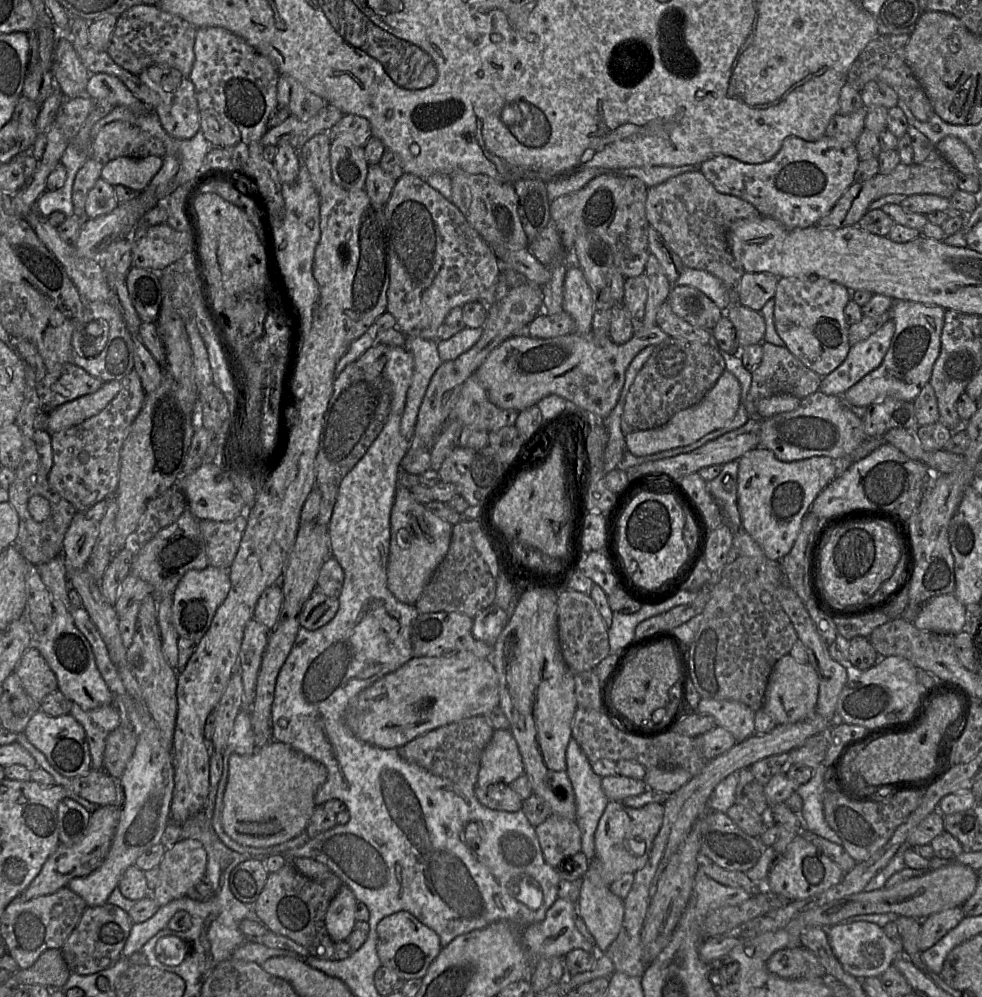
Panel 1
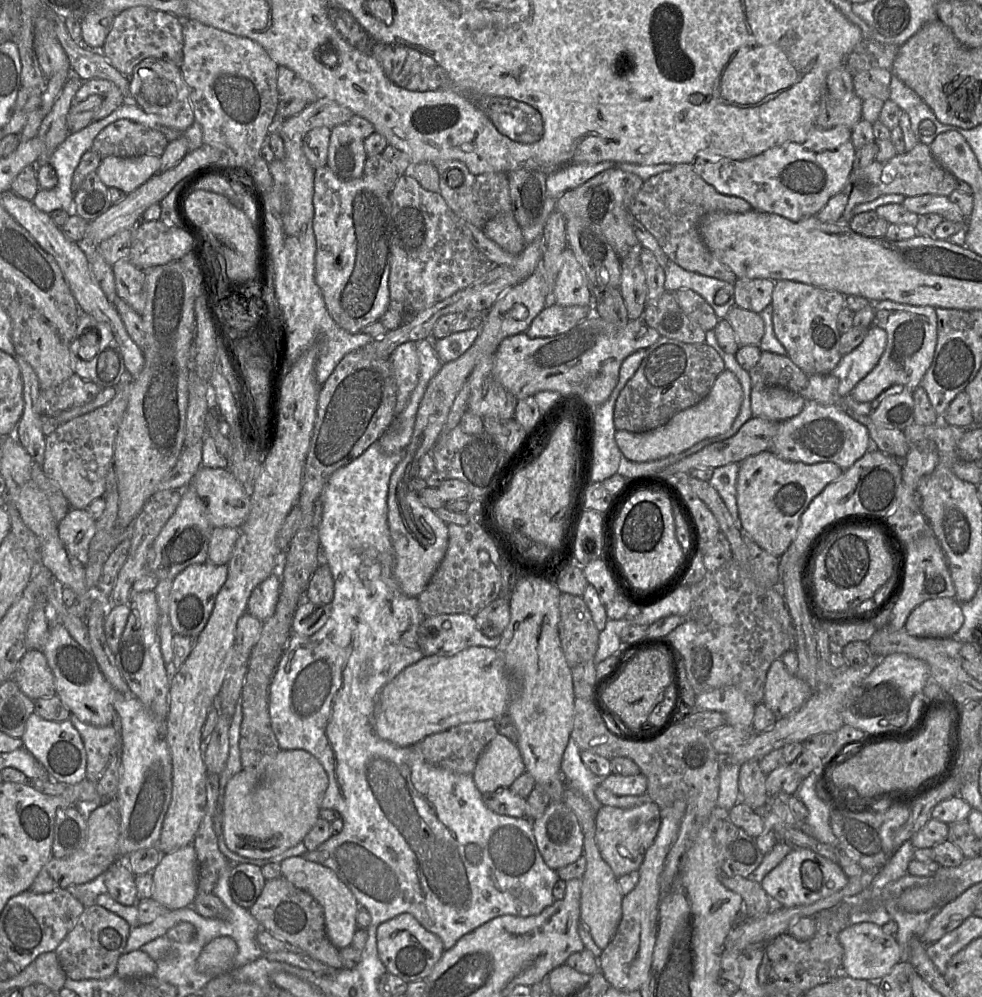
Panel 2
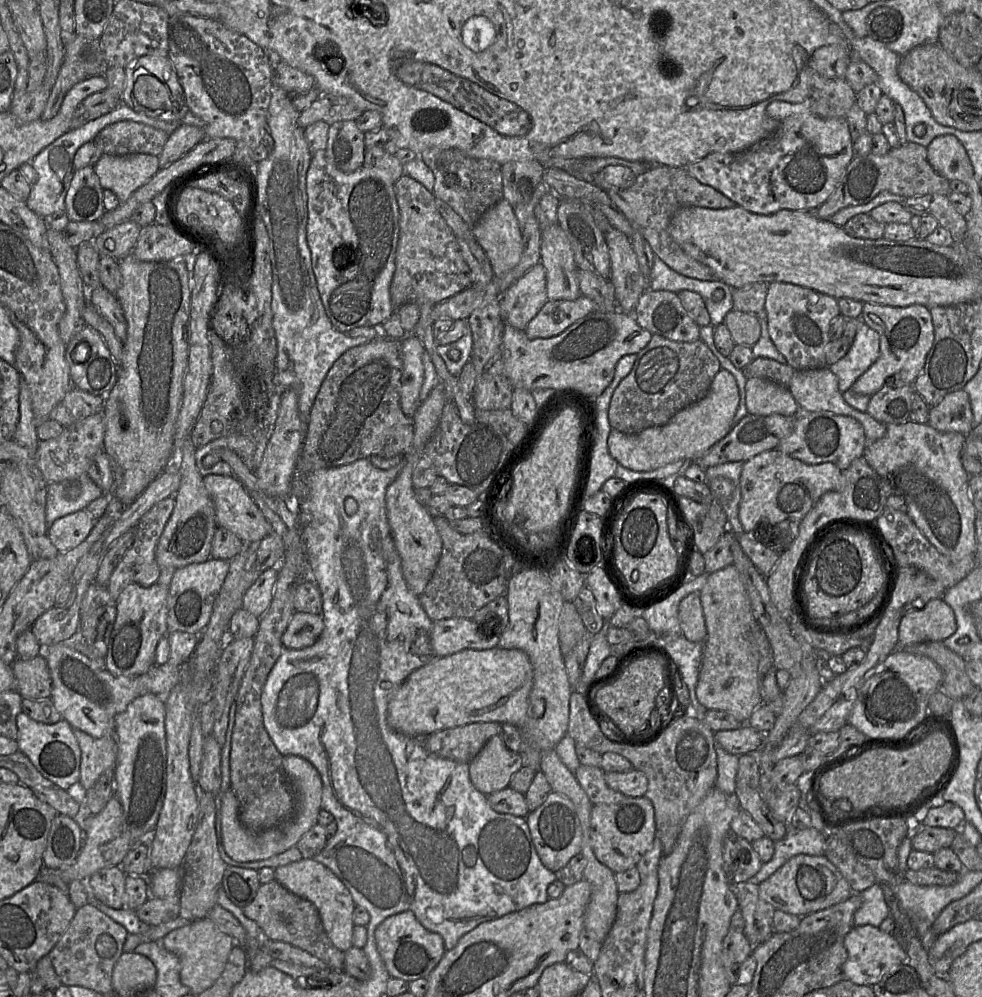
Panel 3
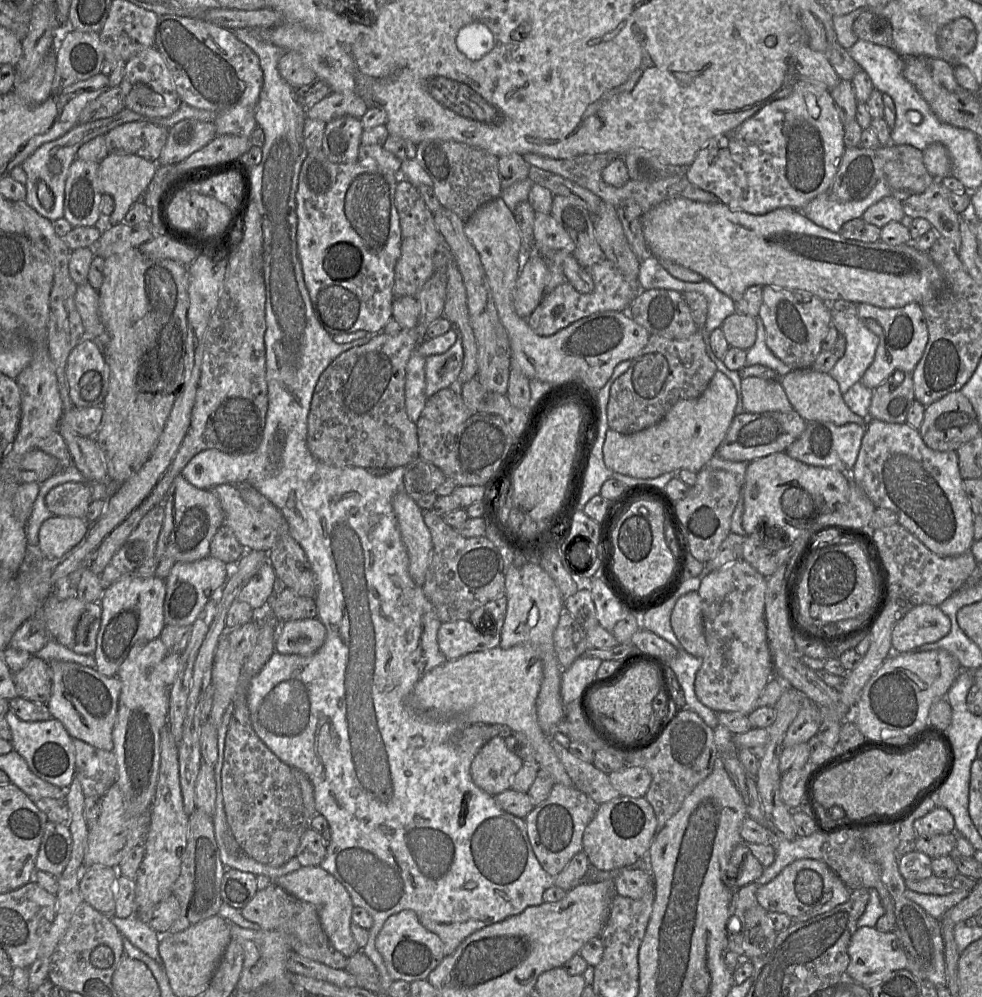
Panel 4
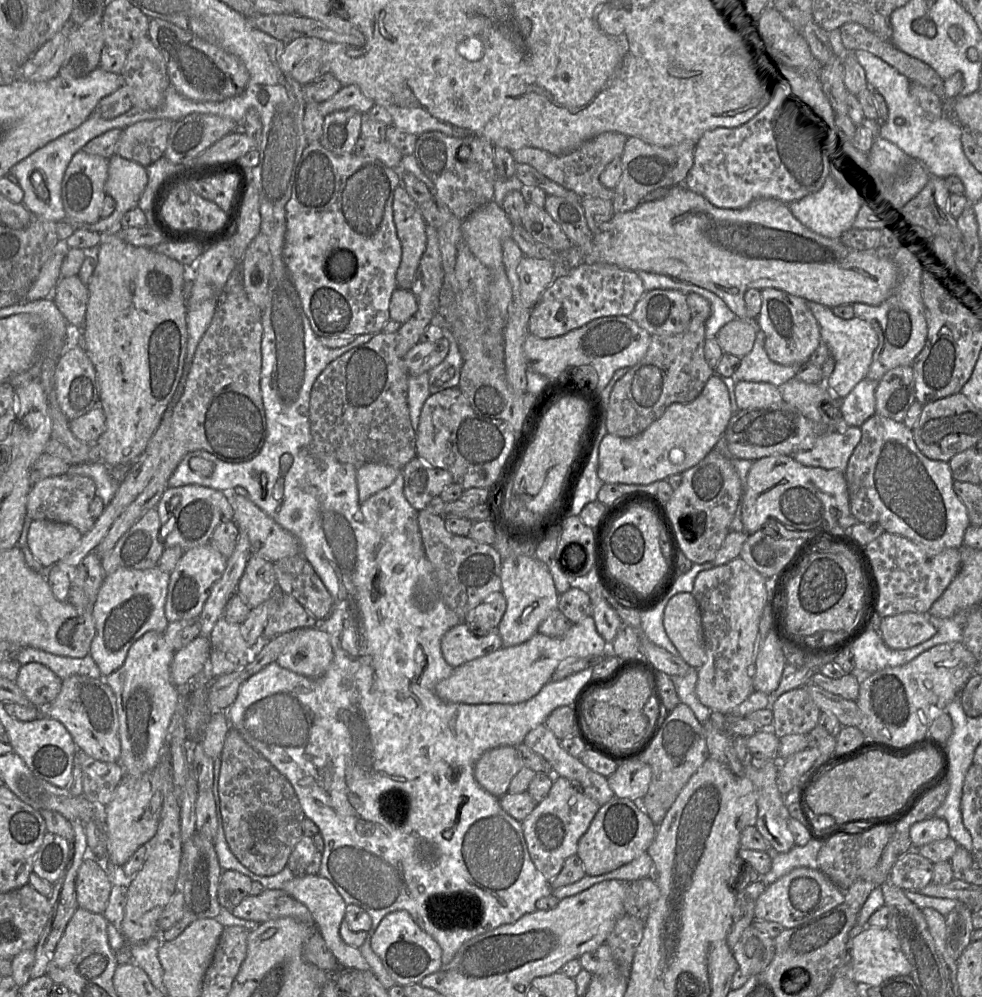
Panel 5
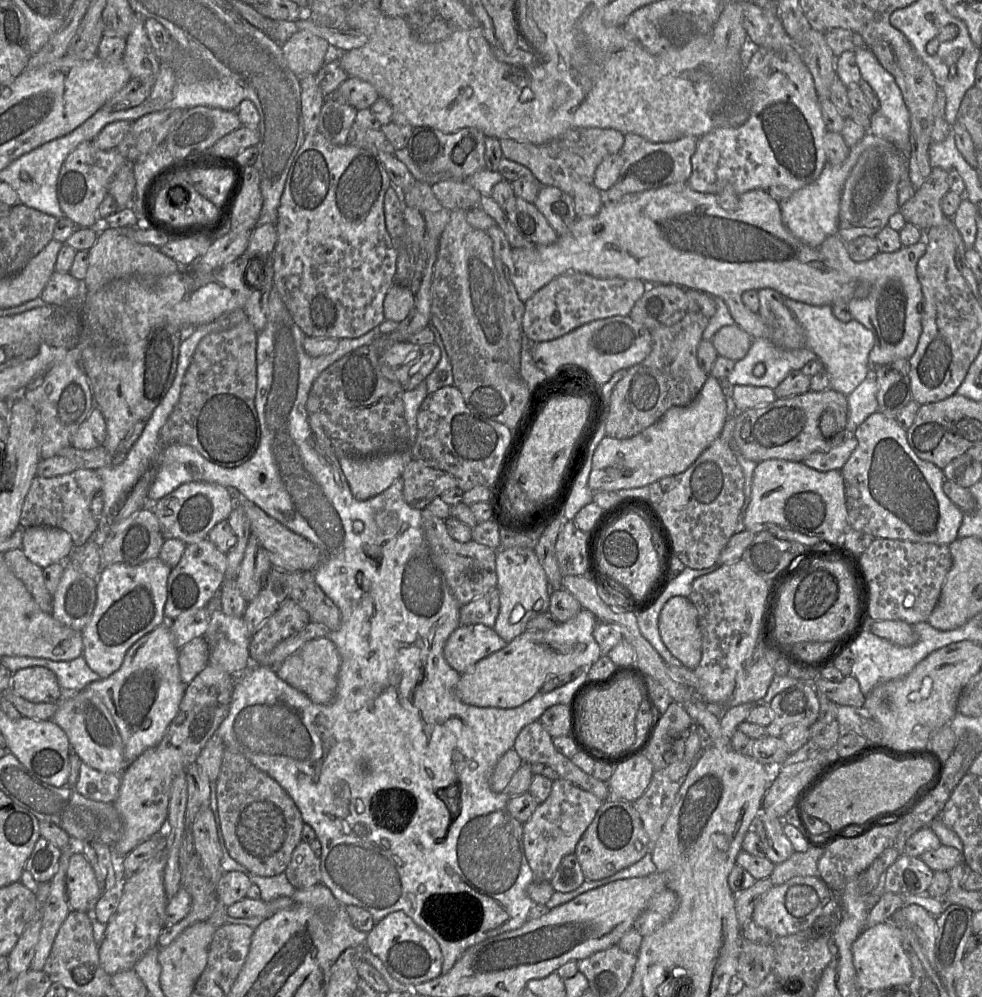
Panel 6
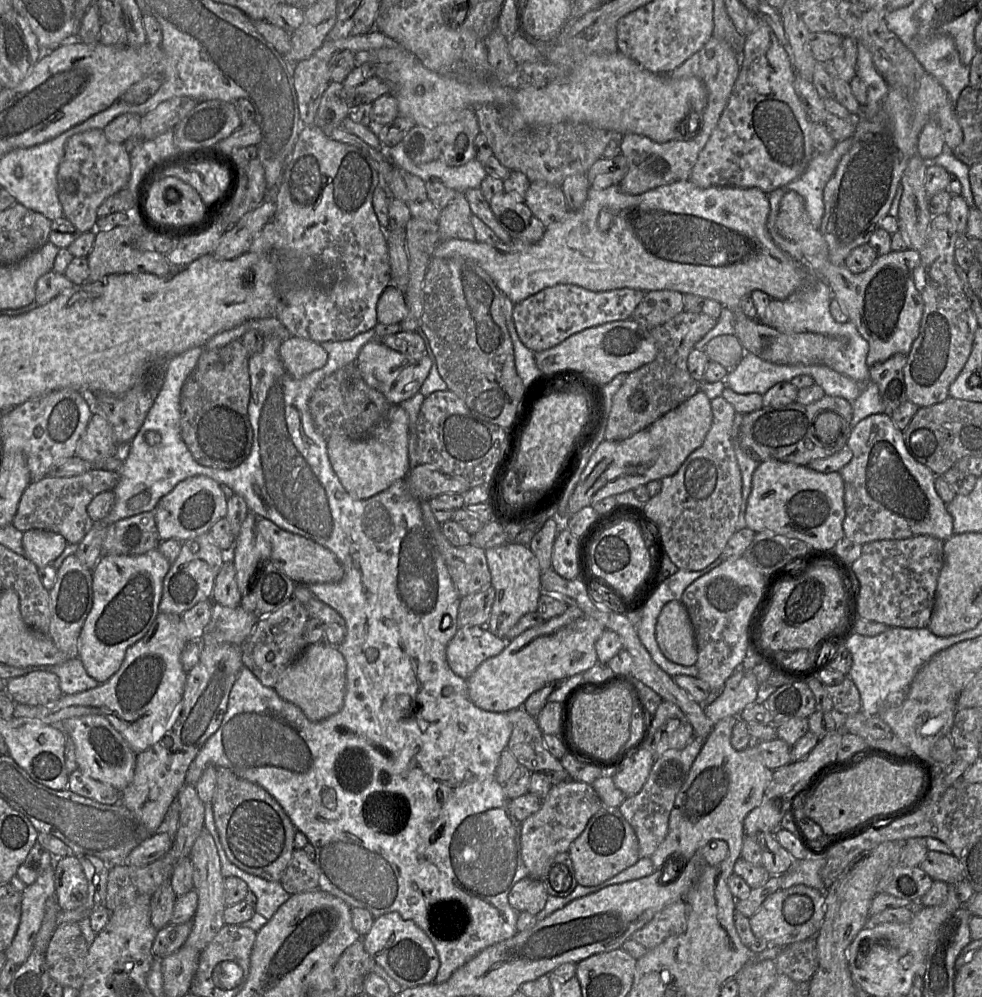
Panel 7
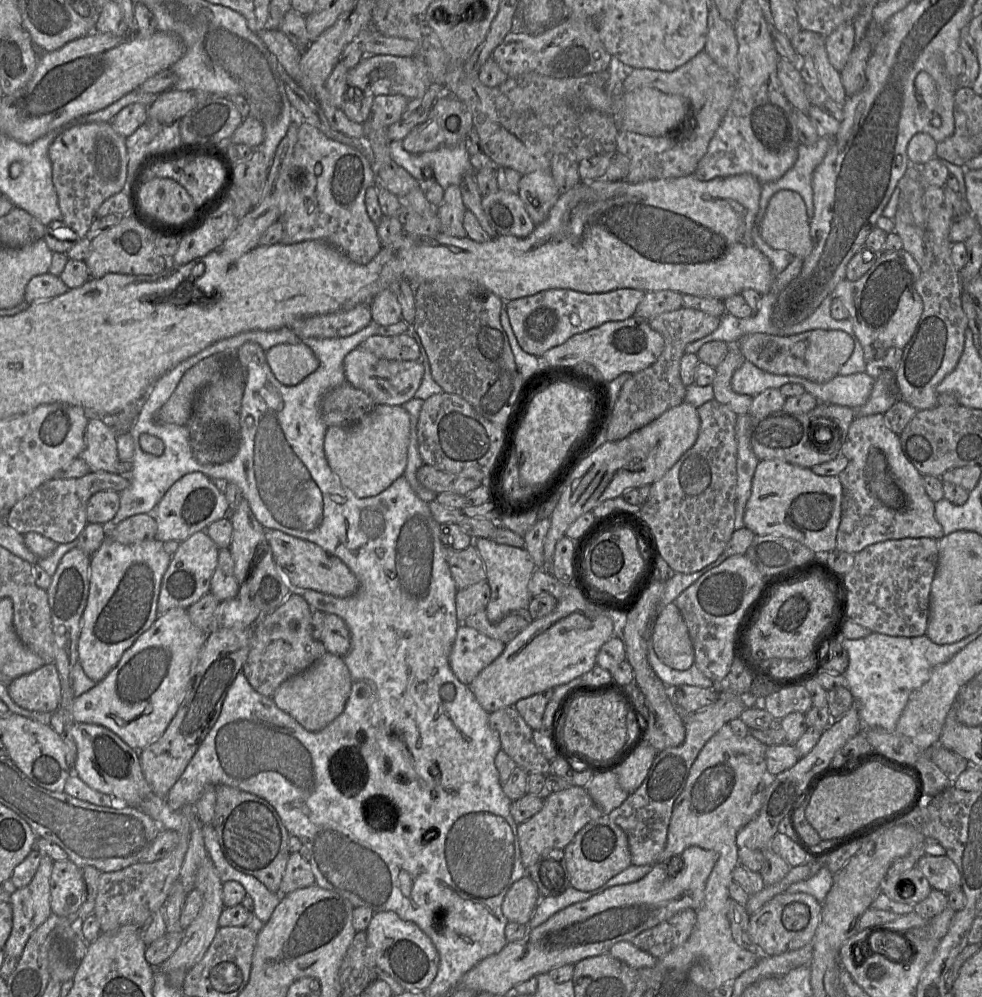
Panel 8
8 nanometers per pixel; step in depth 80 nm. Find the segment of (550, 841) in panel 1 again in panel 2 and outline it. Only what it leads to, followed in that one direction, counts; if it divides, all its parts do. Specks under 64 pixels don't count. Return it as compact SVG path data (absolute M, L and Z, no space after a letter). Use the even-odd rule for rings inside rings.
M564 801L550 802L543 815L532 820L539 852L546 865L558 870L583 855L583 833L574 812Z

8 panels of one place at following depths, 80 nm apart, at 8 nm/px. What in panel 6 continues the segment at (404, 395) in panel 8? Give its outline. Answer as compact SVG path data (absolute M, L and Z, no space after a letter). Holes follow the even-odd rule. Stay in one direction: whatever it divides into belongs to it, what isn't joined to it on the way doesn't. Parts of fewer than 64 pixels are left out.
M400 342L387 348L380 357L385 377L399 382L404 391L413 390L433 371L441 359L438 344L415 345Z

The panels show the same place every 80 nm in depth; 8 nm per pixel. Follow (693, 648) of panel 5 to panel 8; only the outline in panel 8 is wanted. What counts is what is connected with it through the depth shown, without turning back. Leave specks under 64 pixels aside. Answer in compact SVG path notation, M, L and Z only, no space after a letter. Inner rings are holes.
M674 602L661 609L652 627L652 645L659 660L674 670L688 670L694 663L694 649L679 608Z

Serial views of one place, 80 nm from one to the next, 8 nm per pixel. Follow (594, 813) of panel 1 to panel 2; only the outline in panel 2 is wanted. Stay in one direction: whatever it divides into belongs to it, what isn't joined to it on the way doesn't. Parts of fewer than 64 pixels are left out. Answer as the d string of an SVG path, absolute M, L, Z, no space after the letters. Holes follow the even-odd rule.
M570 736L562 757L561 773L566 786L582 795L596 813L602 807L595 796L595 789L600 784L600 778L582 762L580 751L575 740Z

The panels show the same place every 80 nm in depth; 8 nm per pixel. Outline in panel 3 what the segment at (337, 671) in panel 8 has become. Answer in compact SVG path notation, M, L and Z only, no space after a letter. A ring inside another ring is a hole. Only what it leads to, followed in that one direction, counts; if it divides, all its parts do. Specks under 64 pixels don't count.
M295 612L282 635L284 649L303 649L312 646L322 634L324 621L321 614Z

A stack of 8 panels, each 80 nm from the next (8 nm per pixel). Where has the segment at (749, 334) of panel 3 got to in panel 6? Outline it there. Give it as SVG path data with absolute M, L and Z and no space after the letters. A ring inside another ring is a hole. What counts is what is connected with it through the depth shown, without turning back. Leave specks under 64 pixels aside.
M734 324L721 328L710 341L718 356L737 362L746 356L753 339L738 325Z

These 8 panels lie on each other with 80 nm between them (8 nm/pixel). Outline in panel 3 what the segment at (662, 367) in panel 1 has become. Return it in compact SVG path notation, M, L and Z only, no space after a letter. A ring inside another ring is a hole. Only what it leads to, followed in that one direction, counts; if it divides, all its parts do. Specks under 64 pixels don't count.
M653 334L649 344L636 355L630 373L615 389L608 411L611 428L625 434L635 434L668 423L677 412L704 398L715 375L721 369L719 360L701 339L695 342L677 342Z

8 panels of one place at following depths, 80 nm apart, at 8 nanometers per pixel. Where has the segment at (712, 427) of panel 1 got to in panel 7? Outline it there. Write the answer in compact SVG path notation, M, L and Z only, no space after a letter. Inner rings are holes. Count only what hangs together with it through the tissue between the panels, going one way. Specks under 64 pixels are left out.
M699 390L631 437L621 441L603 440L590 457L569 498L567 519L582 508L592 506L604 498L675 474L687 457L703 444L712 419L711 400Z

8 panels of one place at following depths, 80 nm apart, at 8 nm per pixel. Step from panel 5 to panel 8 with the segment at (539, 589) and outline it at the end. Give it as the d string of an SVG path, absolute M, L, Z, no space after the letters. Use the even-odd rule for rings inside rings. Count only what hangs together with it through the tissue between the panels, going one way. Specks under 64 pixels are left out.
M474 538L473 544L481 556L486 570L486 581L491 589L491 596L486 607L488 620L497 624L508 614L527 609L532 596L528 589L529 581L536 570L535 563L525 548L498 544L491 539Z

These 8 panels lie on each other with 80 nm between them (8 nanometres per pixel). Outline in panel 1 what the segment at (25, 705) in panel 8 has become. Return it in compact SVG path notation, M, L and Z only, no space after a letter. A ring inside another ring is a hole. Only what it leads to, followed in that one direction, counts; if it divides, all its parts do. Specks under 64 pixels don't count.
M35 647L25 651L15 669L15 674L26 694L38 704L48 694L58 689L54 672Z

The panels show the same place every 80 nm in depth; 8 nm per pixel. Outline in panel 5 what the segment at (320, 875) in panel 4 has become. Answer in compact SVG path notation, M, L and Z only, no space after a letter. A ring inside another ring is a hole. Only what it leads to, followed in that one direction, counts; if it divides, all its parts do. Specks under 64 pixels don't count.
M320 875L294 876L285 883L282 890L307 907L313 917L316 928L321 933L327 948L335 956L340 967L351 968L361 972L371 970L359 949L347 945L339 934L339 928L344 920L347 904L330 881Z

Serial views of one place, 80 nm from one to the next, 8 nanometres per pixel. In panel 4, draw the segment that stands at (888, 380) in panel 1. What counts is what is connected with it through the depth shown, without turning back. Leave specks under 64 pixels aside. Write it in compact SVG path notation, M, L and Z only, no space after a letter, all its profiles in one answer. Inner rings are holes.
M867 303L857 305L857 317L879 338L874 360L860 382L867 388L874 390L894 371L912 374L929 339L922 306L918 303L910 303L901 308L880 308Z

